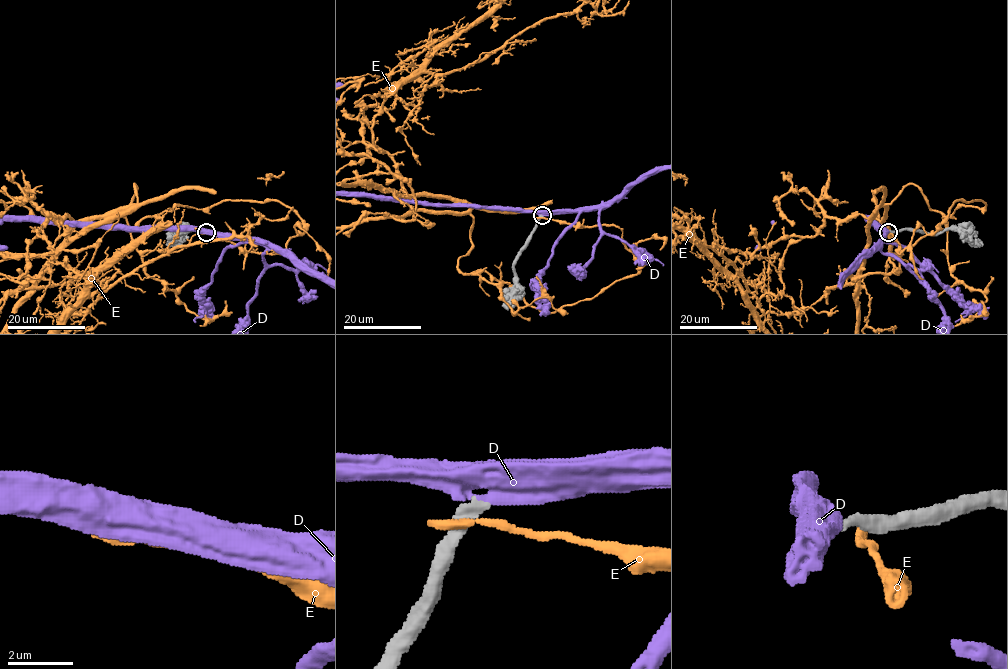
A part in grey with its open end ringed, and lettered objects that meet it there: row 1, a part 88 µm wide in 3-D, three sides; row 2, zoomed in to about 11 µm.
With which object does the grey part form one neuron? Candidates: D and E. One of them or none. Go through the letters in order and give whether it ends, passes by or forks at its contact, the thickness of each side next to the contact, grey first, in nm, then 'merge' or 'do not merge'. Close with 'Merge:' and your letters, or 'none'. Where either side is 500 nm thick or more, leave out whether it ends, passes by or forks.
D: it ends there; 440 nm thick on the grey side, 480 nm on the other; merge
E: 600 nm thick on the grey side, 400 nm on the other; do not merge
Merge: D

